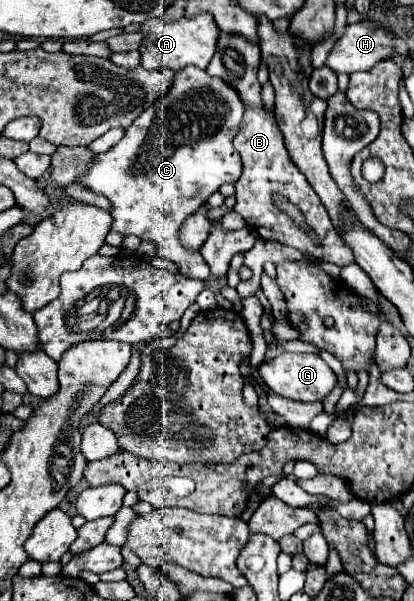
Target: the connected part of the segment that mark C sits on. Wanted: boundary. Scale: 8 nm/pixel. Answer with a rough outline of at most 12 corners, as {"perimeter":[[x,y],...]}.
{"perimeter":[[189,65],[81,185],[111,231],[211,277],[183,221],[243,165],[245,105]]}

